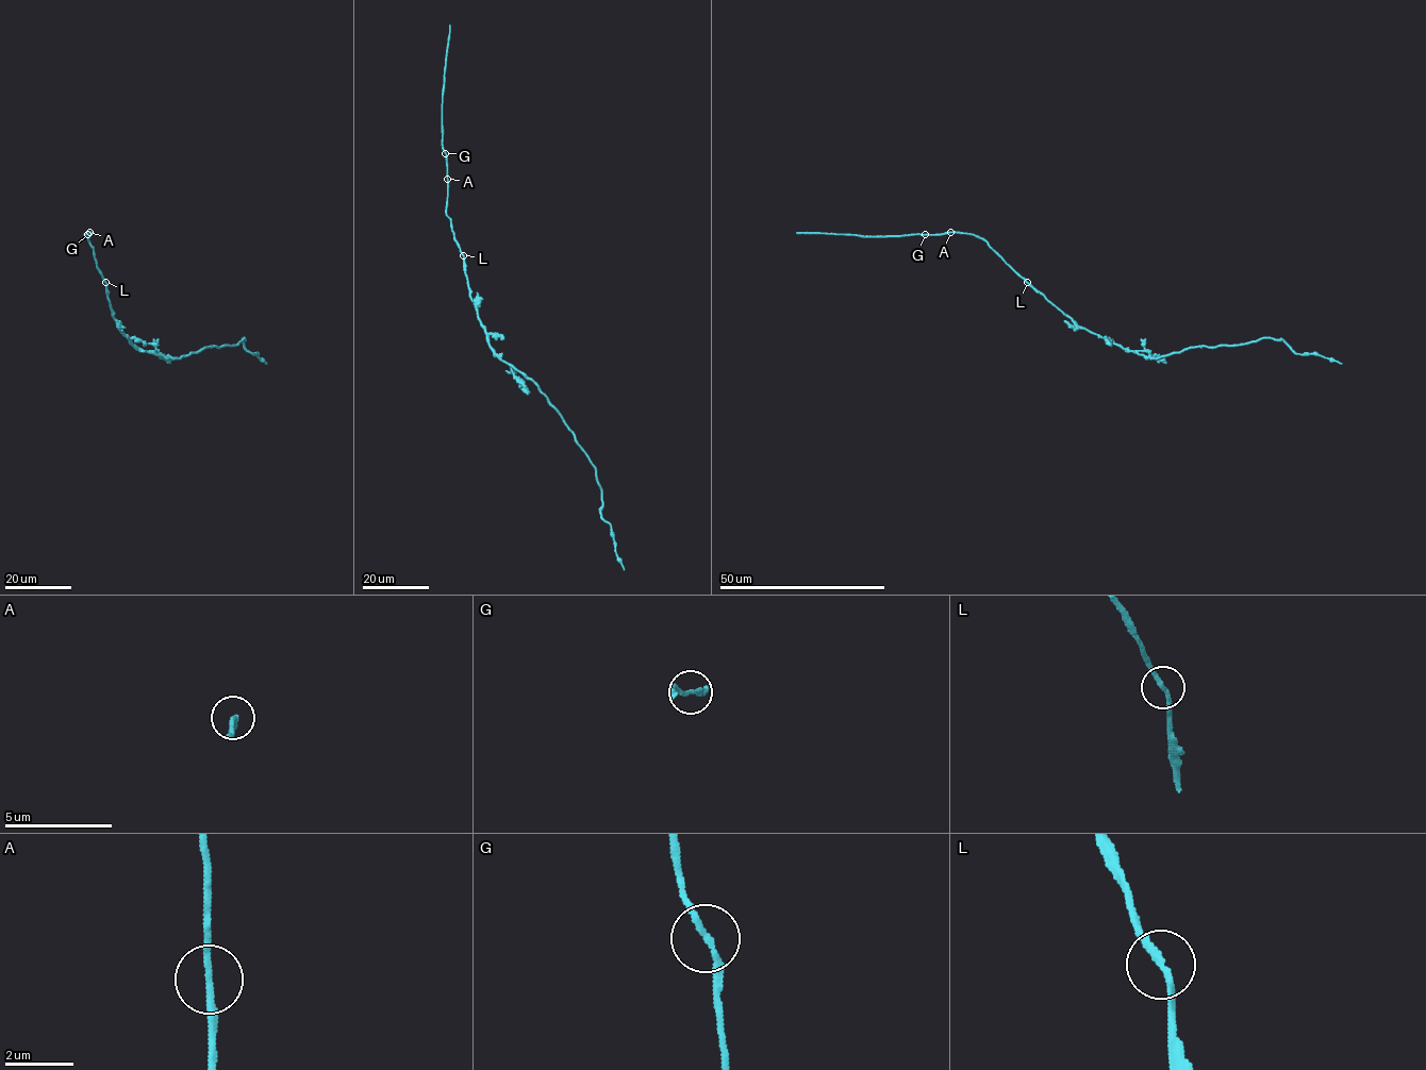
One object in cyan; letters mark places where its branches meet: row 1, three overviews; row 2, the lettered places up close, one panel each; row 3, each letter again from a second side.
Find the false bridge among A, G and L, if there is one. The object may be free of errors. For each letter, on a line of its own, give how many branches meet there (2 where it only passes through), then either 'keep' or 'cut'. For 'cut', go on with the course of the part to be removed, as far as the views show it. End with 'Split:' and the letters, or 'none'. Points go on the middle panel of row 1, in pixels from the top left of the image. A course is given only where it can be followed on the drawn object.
A: 2 | keep
G: 2 | keep
L: 2 | keep
Split: none

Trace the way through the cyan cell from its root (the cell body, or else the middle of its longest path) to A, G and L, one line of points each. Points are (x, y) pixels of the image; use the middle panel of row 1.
A: (478, 314), (470, 296), (464, 257), (446, 213), (448, 179)
G: (478, 314), (470, 296), (464, 257), (446, 213), (445, 152)
L: (478, 314), (470, 296), (463, 255)

